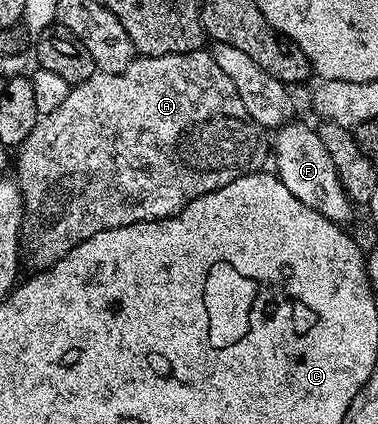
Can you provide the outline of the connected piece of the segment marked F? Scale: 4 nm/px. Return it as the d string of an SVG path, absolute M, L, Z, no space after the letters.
M288 122L274 129L273 165L281 182L295 198L305 202L317 214L325 214L335 224L346 225L351 216L353 202L345 194L341 186L341 178L337 178L337 166L333 166L333 158L329 158L329 150L321 143L318 131L307 124Z

